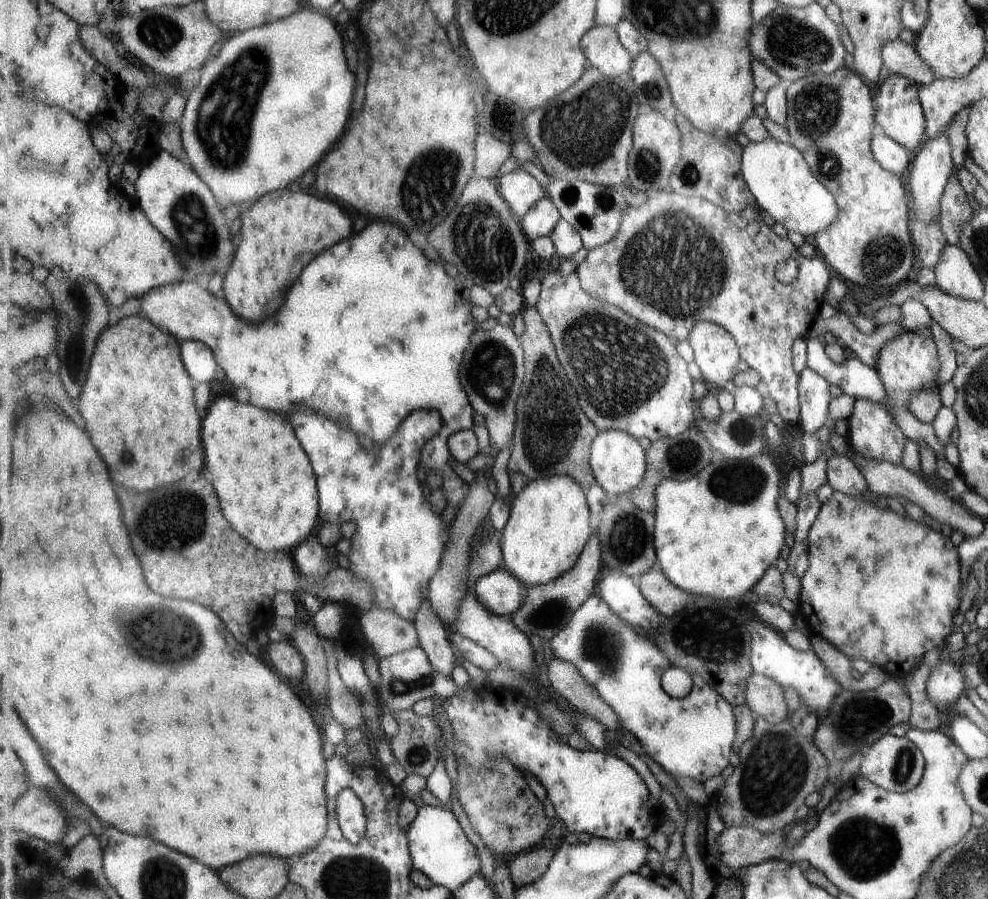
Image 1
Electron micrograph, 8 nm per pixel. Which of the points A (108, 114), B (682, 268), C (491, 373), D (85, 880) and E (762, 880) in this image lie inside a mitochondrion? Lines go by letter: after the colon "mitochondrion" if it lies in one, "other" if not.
A: other
B: mitochondrion
C: mitochondrion
D: other
E: other

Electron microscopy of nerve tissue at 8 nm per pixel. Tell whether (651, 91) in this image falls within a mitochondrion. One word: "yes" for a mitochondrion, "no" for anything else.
yes

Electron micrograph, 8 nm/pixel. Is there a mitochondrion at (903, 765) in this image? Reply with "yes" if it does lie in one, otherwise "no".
yes

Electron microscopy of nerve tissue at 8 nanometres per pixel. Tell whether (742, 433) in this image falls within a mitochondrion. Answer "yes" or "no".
yes

